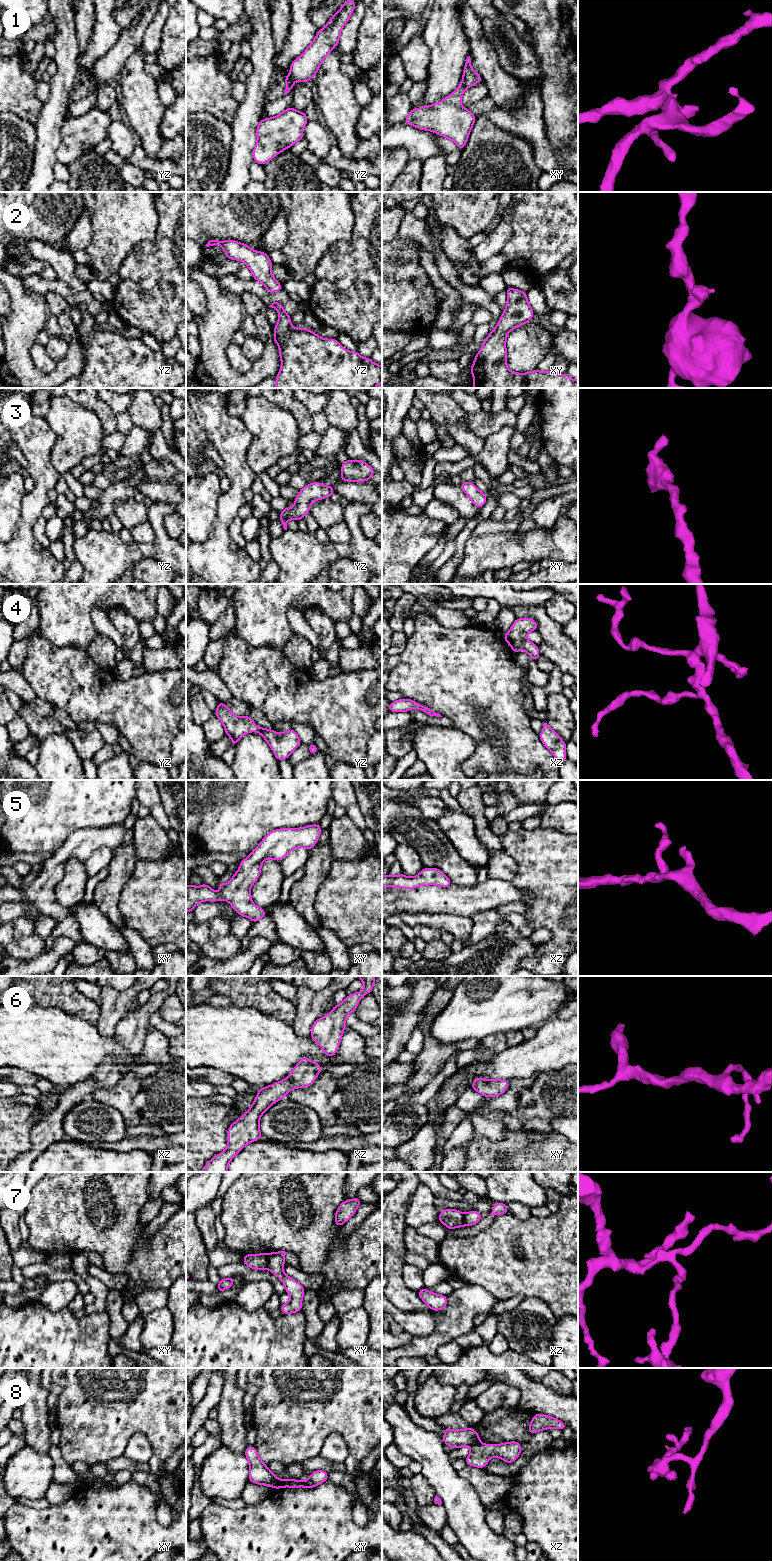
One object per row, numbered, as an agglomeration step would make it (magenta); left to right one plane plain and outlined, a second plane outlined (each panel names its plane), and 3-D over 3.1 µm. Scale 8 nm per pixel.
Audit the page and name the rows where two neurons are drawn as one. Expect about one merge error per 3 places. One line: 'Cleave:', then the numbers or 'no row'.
Cleave: 1, 7, 8

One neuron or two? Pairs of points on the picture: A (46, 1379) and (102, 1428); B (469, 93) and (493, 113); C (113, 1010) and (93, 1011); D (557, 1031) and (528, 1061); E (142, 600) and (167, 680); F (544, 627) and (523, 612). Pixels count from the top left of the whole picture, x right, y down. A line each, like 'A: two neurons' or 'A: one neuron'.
A: two neurons
B: two neurons
C: two neurons
D: one neuron
E: two neurons
F: one neuron

